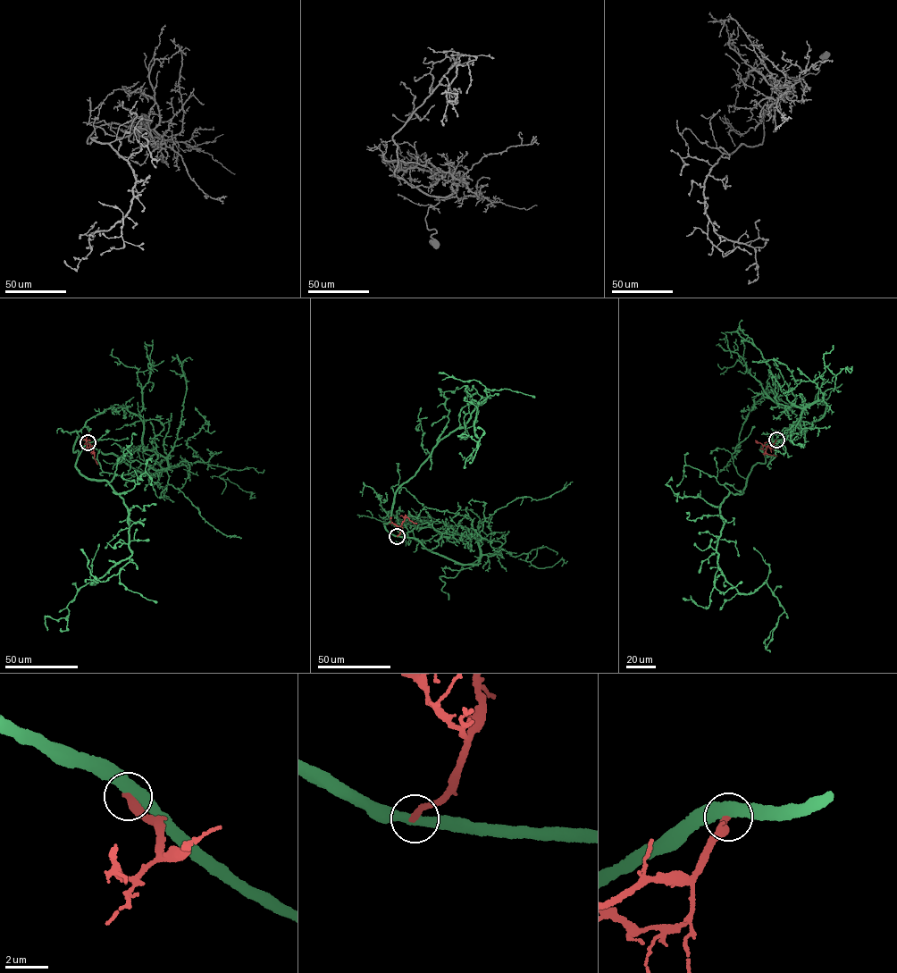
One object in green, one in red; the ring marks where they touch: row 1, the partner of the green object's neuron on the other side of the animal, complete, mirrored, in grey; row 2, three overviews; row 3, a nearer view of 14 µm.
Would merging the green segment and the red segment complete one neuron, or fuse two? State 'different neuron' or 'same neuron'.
different neuron

